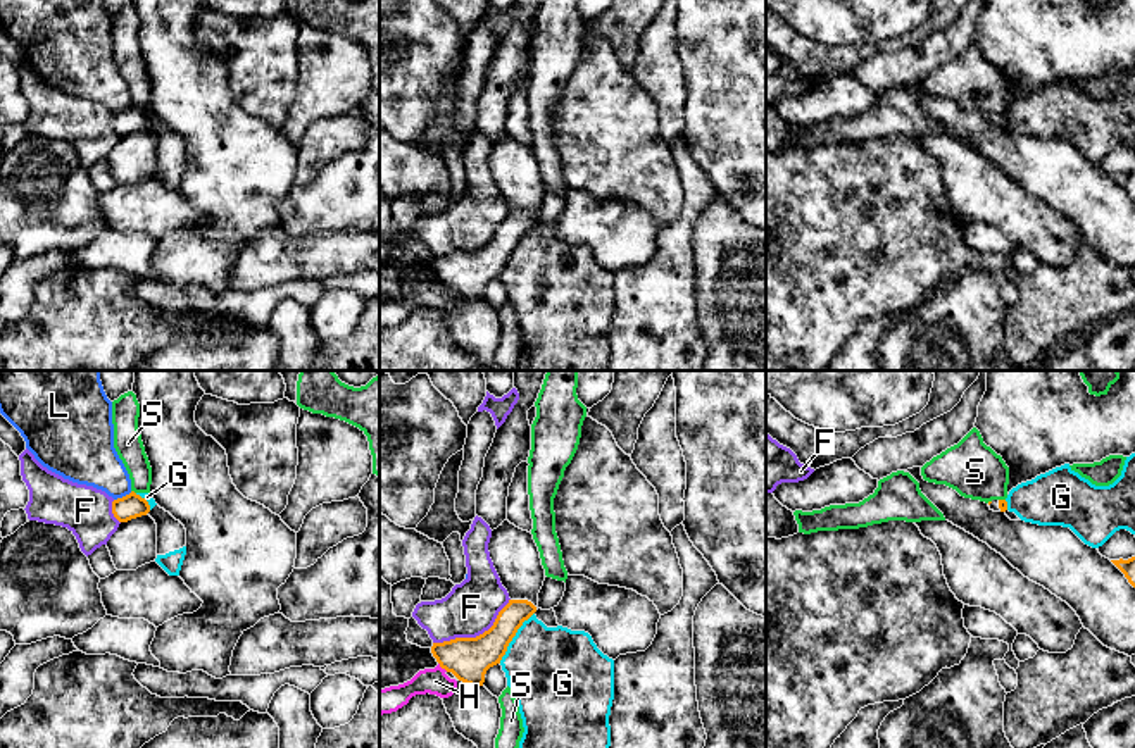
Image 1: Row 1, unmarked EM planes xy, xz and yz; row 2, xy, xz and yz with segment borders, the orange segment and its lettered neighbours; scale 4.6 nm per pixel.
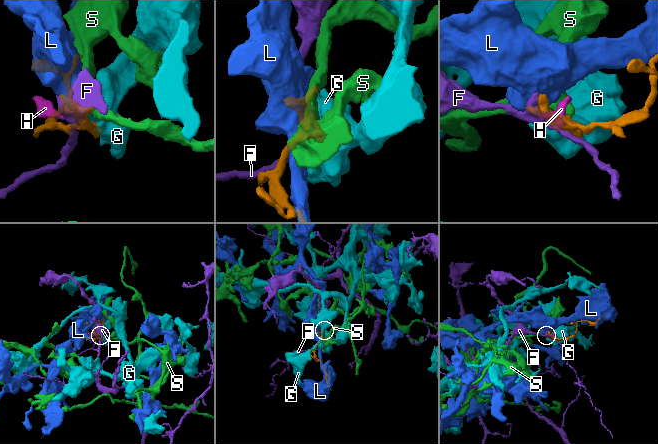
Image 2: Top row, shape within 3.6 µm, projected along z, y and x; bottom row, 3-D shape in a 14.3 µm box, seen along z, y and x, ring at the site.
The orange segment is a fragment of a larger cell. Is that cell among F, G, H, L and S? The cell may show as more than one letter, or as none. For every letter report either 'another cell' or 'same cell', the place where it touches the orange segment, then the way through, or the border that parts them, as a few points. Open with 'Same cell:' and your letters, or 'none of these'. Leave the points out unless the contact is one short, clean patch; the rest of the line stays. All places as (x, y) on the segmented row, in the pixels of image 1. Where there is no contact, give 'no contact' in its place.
Same cell: none of these
F: another cell; meets orange in xz at (476, 636)
G: another cell; meets orange in xz at (513, 636)
H: another cell; meets orange in xz at (442, 667); border along xz (438, 662), (447, 671)
L: another cell; meets orange in xy at (123, 497)
S: another cell; meets orange in xy at (133, 492)

